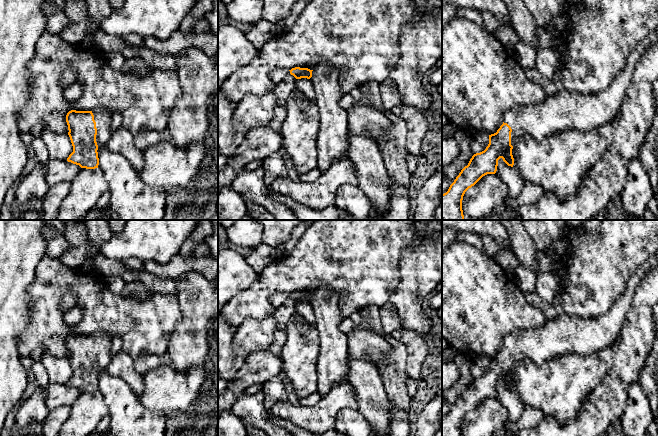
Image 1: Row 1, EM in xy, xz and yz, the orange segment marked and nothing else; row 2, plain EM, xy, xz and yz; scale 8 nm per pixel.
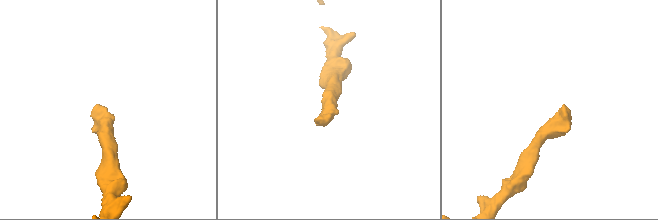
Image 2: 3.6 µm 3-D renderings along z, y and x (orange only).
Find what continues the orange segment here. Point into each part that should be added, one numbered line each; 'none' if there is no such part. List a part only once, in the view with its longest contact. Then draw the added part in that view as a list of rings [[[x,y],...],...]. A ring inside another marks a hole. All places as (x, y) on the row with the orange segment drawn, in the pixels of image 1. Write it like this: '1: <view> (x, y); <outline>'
1: xy (103, 117); [[[104,107],[95,108],[95,109],[92,109],[91,111],[94,115],[94,120],[96,122],[97,145],[105,146],[109,142],[113,133],[111,130],[111,122],[112,122],[113,113]]]

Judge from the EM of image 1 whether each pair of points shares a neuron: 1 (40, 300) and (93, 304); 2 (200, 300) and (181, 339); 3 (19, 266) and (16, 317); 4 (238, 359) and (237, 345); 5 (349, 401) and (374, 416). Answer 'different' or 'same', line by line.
1: same
2: same
3: same
4: different
5: different

